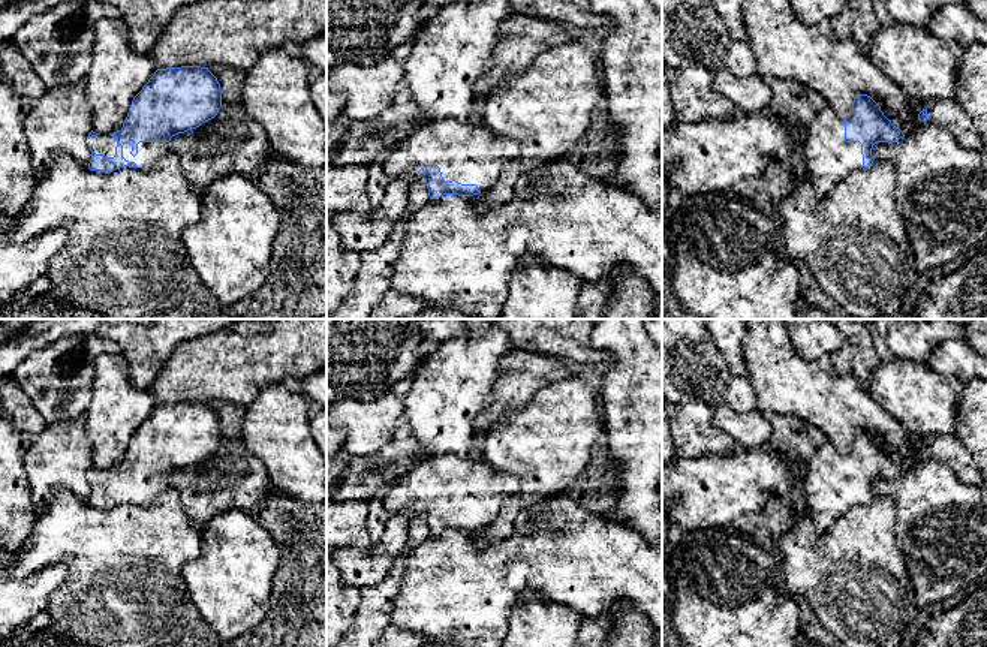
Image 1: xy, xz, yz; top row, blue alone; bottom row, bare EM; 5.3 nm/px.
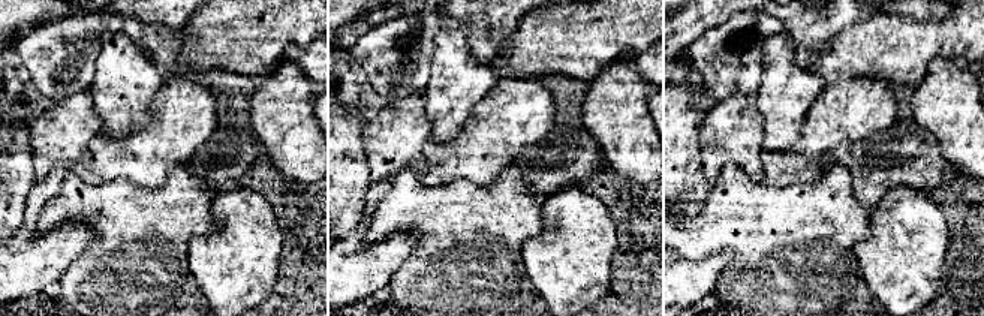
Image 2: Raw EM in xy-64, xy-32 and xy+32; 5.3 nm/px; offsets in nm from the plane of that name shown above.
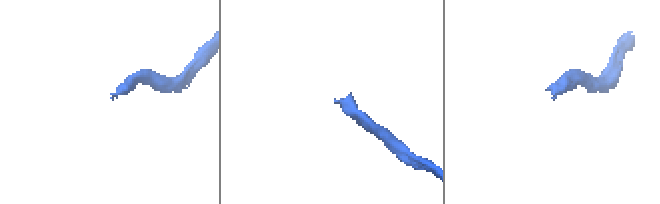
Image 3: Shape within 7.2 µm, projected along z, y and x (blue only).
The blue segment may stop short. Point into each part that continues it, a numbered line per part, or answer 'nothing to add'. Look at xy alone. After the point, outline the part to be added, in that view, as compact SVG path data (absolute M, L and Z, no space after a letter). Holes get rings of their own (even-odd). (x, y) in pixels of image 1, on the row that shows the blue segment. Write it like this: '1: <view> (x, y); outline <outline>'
1: xy (149, 153); outline M139 142L138 154L130 154L132 145L123 145L123 157L129 162L135 162L138 169L151 169L168 151L171 150L169 142Z

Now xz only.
1: xz (469, 153); outline M439 120L412 129L412 132L394 142L379 159L383 172L397 177L403 171L419 171L427 165L437 165L445 181L476 184L485 192L497 183L505 165L518 154L520 145L514 139L500 138L481 123L460 123L457 120Z

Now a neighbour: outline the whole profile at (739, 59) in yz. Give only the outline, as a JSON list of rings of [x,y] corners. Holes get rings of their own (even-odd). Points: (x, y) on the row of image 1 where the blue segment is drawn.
[[[731,42],[722,66],[737,76],[758,76],[756,60],[747,42]]]

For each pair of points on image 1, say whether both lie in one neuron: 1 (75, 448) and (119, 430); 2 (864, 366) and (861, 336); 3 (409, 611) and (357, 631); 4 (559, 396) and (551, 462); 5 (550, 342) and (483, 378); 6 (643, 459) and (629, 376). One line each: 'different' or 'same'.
1: different
2: same
3: different
4: same
5: different
6: same

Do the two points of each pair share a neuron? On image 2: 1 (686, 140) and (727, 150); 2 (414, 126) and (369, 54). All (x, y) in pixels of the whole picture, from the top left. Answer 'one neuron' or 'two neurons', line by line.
1: two neurons
2: two neurons

